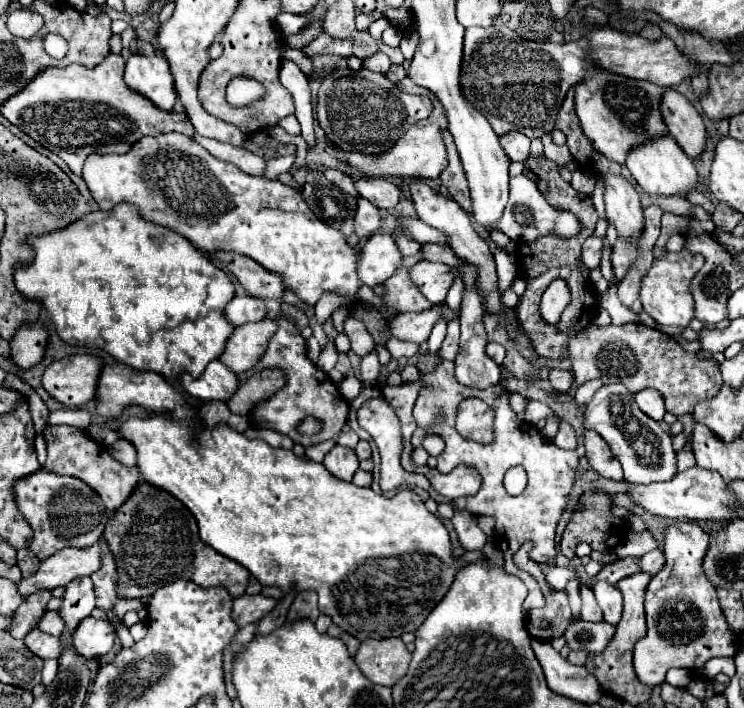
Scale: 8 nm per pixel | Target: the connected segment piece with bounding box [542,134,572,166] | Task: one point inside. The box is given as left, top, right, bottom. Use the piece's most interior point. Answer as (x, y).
(559, 154)

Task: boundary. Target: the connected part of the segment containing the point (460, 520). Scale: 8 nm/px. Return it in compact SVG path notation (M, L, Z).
M456 510L452 518L458 542L464 550L482 550L486 544L486 534L478 528L478 518L466 510Z

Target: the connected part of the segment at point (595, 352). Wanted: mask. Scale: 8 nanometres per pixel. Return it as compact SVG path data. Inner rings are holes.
M644 324L604 328L588 326L570 338L568 354L576 376L576 386L600 378L604 384L622 382L632 394L644 388L654 388L664 398L666 410L676 416L690 414L698 402L714 398L722 386L722 376L714 360L700 360L696 354L682 350L680 344L668 334Z

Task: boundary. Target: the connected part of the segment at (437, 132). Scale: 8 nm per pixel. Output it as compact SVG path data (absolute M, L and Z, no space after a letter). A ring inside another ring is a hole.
M432 98L432 102L434 102L434 112L430 114L430 118L426 118L426 120L422 120L422 122L416 122L416 124L402 136L402 140L400 140L398 144L394 144L386 154L380 154L380 156L362 156L362 154L348 154L348 152L344 152L344 154L348 156L348 162L350 162L354 168L360 168L362 172L366 172L368 176L396 176L396 178L418 178L418 180L434 180L434 178L438 178L438 176L444 172L444 168L448 166L448 154L446 154L446 146L444 146L444 140L442 140L444 130L448 130L448 118L446 118L446 110L444 110L442 104L438 102L438 98Z

